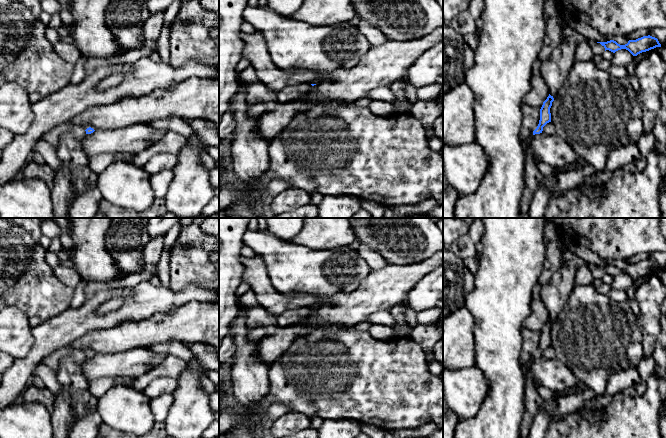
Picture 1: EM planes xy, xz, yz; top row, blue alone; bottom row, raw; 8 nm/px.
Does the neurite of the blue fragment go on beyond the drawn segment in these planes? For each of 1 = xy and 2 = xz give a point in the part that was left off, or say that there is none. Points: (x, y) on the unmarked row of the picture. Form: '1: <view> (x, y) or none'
1: none
2: none

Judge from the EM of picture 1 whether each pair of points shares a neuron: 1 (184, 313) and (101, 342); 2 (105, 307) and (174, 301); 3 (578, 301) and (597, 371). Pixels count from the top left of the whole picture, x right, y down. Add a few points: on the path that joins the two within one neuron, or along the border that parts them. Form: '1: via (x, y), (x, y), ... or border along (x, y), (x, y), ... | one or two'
1: via (163, 327), (146, 333), (129, 334), (122, 337) | one
2: border along (124, 297), (124, 302), (117, 309), (98, 314) | two
3: via (589, 318), (593, 335), (593, 354) | one

